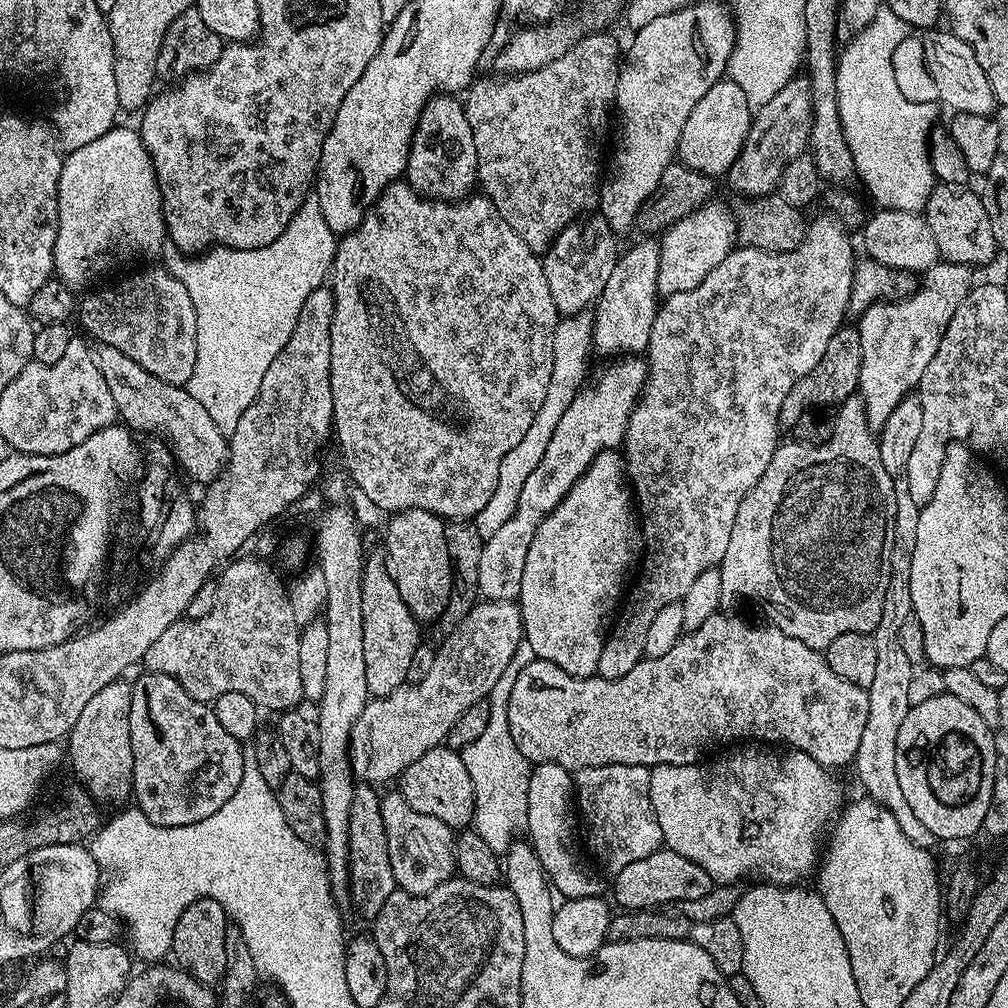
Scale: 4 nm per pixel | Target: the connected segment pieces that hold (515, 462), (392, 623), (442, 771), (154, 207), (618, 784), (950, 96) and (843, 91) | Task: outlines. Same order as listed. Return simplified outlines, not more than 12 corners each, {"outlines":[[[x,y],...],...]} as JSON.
{"outlines":[[[587,311],[557,319],[554,370],[525,437],[502,458],[474,520],[484,540],[516,513],[522,486],[594,352]],[[383,551],[367,553],[362,654],[369,697],[408,680],[421,625]],[[431,748],[398,777],[419,814],[453,830],[475,818],[455,748]],[[139,131],[64,156],[52,267],[73,290],[164,250]],[[641,764],[575,769],[597,865],[614,874],[660,851]],[[928,30],[924,68],[952,112],[991,117],[998,103],[974,50]],[[880,8],[839,53],[856,172],[880,208],[923,213],[937,105],[904,96],[908,25]]]}

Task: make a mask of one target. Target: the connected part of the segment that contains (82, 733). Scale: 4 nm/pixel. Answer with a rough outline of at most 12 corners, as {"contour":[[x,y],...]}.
{"contour":[[132,685],[102,686],[66,737],[97,805],[132,796]]}

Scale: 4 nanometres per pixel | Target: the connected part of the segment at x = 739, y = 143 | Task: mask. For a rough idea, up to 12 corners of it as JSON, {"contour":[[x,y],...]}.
{"contour":[[710,86],[682,126],[679,163],[713,178],[734,166],[753,105]]}

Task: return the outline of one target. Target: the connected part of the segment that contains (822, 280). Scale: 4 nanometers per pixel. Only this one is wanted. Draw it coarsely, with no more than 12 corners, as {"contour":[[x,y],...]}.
{"contour":[[839,216],[657,307],[622,445],[644,553],[596,675],[720,565],[849,315]]}

